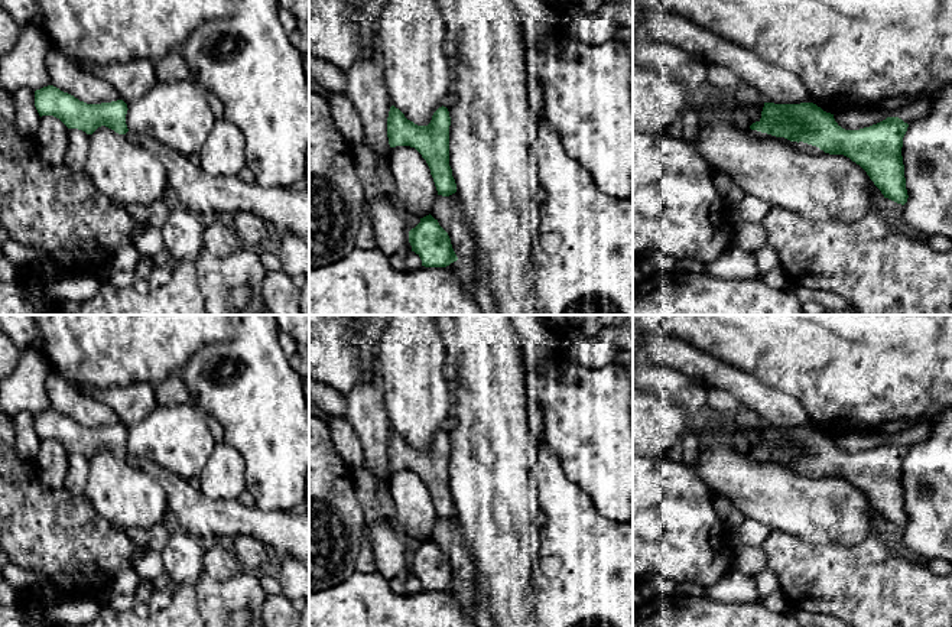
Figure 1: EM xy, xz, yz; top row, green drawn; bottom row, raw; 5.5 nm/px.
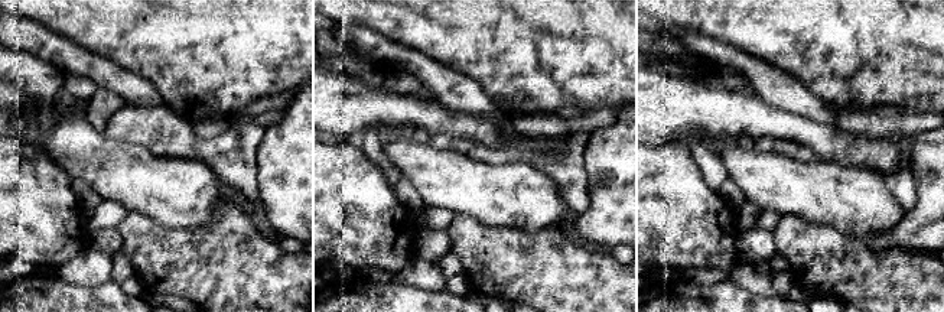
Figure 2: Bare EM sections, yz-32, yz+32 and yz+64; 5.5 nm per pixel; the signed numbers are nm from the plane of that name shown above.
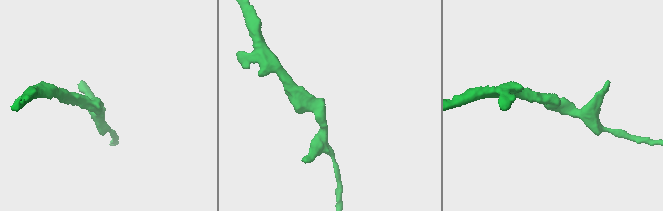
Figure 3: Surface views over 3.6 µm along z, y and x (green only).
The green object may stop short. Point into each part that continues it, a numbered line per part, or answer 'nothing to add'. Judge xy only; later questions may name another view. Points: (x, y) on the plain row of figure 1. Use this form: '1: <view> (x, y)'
1: xy (197, 515)

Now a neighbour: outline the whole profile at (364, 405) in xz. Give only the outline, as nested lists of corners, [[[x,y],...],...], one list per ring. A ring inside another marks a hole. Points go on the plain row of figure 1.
[[[368,377],[352,387],[345,396],[344,419],[361,442],[364,468],[387,487],[391,474],[387,461],[391,425],[386,415],[383,389],[376,381],[377,379]]]

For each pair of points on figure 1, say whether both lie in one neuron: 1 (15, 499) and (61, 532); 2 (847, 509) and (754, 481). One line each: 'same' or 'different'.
1: same
2: same

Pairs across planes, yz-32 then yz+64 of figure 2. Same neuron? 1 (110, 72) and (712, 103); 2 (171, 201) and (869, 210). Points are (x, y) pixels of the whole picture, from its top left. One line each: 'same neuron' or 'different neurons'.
1: different neurons
2: same neuron

